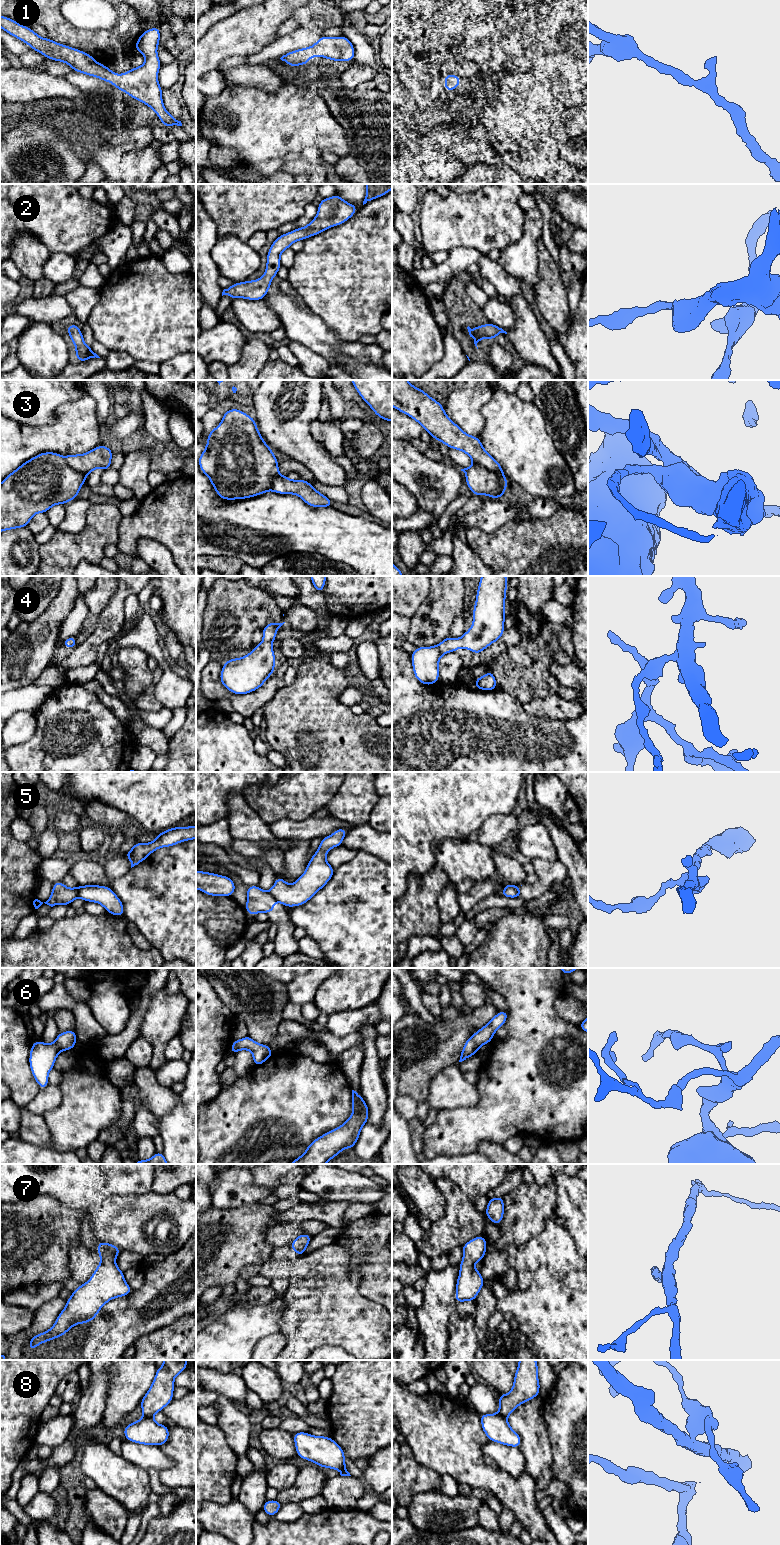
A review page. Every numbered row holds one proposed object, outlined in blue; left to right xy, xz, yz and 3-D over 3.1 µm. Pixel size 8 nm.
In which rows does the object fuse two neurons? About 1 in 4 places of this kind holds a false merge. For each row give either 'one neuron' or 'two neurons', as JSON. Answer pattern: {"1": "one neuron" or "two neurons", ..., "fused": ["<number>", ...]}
{"1": "one neuron", "2": "one neuron", "3": "one neuron", "4": "one neuron", "5": "two neurons", "6": "one neuron", "7": "one neuron", "8": "two neurons", "fused": ["5", "8"]}

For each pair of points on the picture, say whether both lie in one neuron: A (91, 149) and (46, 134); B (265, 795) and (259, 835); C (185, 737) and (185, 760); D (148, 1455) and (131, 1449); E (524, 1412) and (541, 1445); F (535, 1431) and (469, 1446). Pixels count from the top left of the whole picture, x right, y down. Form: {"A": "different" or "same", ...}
{"A": "different", "B": "different", "C": "same", "D": "same", "E": "same", "F": "different"}

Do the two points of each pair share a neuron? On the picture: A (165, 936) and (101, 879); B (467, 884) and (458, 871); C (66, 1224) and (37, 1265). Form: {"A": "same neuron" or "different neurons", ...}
{"A": "same neuron", "B": "different neurons", "C": "same neuron"}

